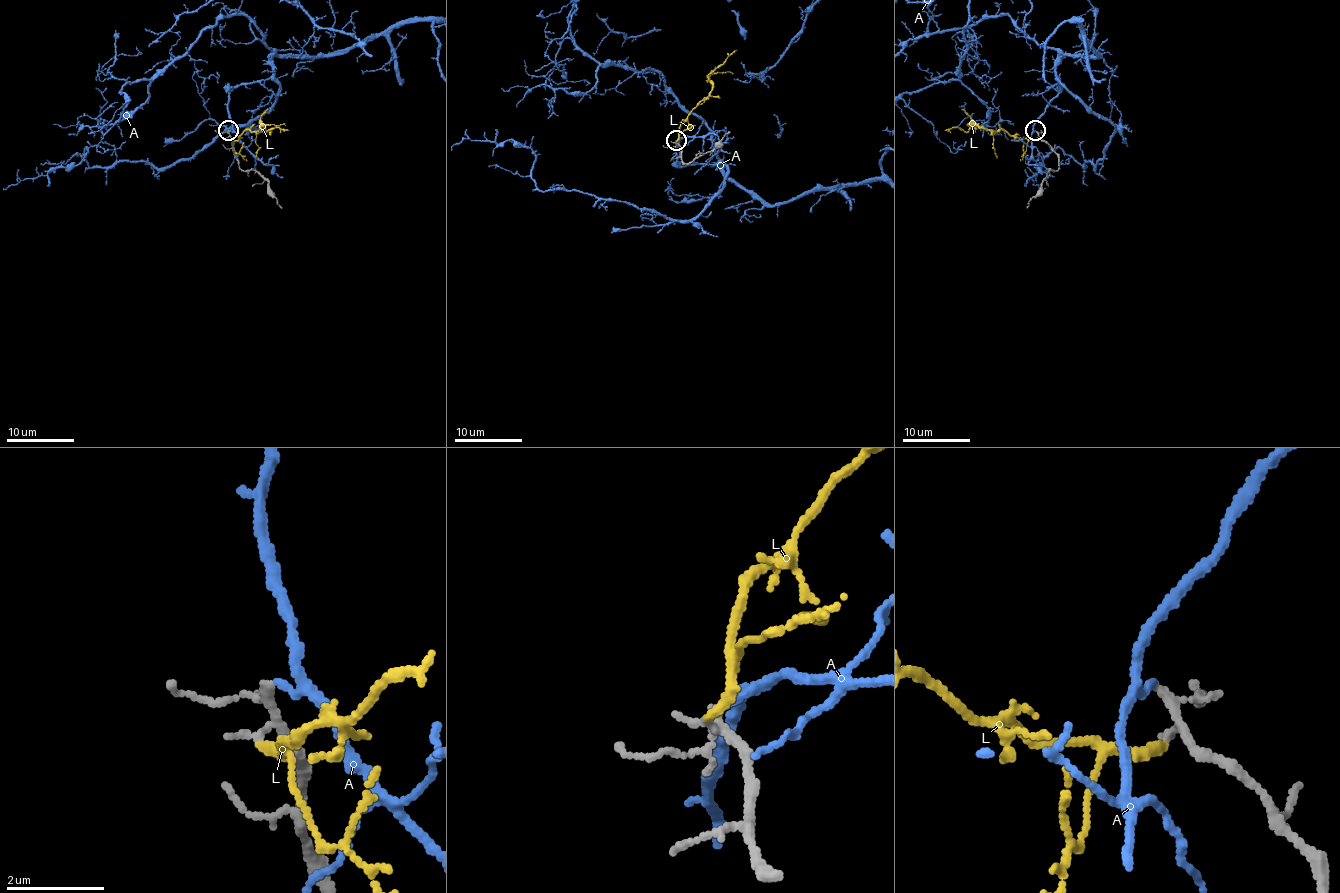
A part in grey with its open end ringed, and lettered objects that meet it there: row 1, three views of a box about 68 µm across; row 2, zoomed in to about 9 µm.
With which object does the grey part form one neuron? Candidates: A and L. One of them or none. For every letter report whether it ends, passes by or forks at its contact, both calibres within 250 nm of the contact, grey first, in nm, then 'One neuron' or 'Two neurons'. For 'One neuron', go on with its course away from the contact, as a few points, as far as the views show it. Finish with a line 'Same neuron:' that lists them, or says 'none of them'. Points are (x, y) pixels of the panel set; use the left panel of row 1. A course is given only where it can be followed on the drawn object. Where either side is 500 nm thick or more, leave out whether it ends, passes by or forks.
A: It passes by. Thickness 120 nm (grey) against 110 nm. Two neurons
L: It ends there. Thickness 120 nm (grey) against 220 nm. Two neurons
Same neuron: none of them

